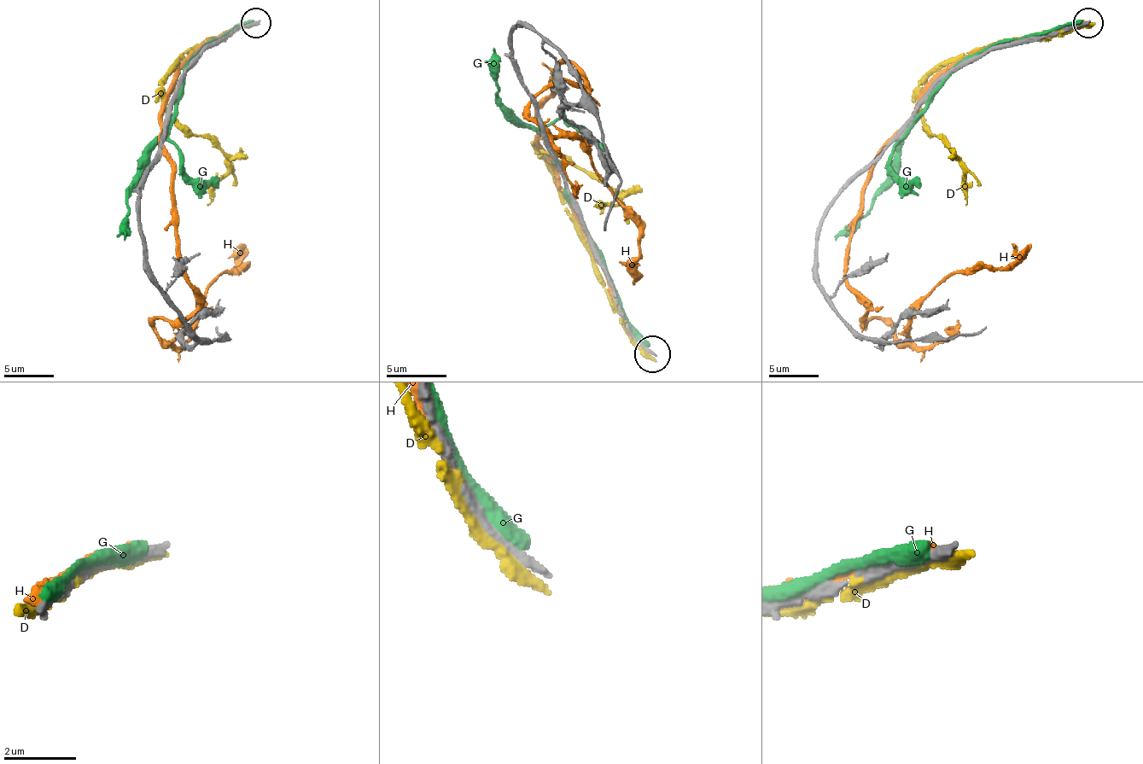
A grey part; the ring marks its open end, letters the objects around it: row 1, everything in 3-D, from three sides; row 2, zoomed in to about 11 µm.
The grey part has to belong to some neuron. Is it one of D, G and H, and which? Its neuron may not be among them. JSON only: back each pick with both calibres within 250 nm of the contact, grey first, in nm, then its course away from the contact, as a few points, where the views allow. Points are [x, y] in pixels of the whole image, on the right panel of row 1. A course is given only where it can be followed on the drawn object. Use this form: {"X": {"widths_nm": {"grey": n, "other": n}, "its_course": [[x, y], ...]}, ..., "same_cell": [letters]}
{"same_cell": []}

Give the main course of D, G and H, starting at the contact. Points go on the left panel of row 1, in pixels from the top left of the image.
D: (240, 27), (180, 57), (162, 87), (162, 107), (225, 157), (225, 174), (207, 205)
G: (242, 27), (212, 42), (190, 62), (172, 122), (150, 152), (148, 170), (127, 200), (125, 237)
H: (237, 27), (165, 100), (197, 307), (155, 319), (158, 335), (175, 340), (245, 267), (240, 245)

